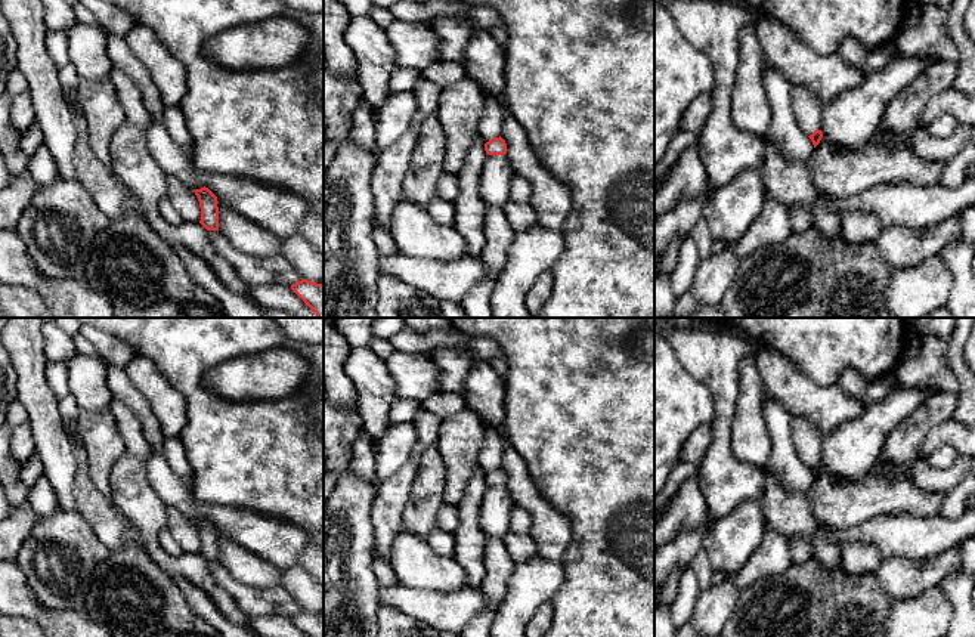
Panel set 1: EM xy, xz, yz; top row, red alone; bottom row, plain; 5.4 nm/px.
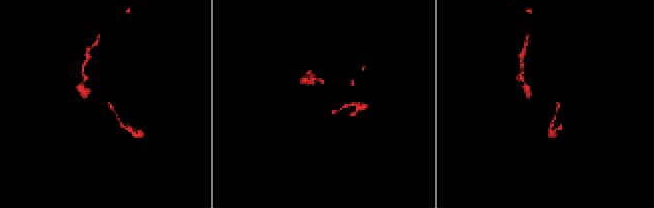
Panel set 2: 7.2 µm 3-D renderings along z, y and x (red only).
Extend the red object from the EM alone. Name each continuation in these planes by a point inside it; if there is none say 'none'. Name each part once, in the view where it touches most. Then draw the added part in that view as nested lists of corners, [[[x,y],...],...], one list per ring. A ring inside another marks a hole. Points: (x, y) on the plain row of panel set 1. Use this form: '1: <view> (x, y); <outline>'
1: yz (807, 438); [[[807,417],[792,418],[792,440],[799,458],[808,467],[821,461],[823,436]]]

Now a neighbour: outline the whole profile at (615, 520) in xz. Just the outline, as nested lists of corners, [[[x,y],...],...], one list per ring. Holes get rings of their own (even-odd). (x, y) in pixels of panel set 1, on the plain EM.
[[[448,318],[454,328],[471,334],[493,338],[505,352],[508,374],[505,377],[504,395],[504,430],[513,449],[523,458],[527,473],[539,494],[572,522],[572,539],[563,554],[561,565],[564,581],[552,597],[552,625],[544,637],[654,637],[654,355],[635,349],[634,343],[654,330],[654,318]]]

